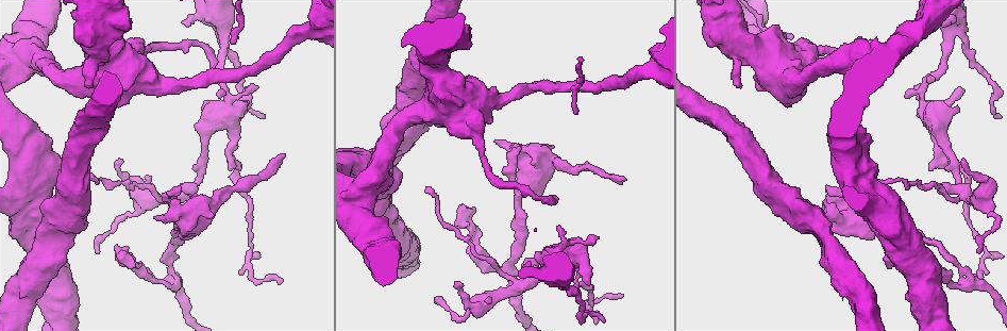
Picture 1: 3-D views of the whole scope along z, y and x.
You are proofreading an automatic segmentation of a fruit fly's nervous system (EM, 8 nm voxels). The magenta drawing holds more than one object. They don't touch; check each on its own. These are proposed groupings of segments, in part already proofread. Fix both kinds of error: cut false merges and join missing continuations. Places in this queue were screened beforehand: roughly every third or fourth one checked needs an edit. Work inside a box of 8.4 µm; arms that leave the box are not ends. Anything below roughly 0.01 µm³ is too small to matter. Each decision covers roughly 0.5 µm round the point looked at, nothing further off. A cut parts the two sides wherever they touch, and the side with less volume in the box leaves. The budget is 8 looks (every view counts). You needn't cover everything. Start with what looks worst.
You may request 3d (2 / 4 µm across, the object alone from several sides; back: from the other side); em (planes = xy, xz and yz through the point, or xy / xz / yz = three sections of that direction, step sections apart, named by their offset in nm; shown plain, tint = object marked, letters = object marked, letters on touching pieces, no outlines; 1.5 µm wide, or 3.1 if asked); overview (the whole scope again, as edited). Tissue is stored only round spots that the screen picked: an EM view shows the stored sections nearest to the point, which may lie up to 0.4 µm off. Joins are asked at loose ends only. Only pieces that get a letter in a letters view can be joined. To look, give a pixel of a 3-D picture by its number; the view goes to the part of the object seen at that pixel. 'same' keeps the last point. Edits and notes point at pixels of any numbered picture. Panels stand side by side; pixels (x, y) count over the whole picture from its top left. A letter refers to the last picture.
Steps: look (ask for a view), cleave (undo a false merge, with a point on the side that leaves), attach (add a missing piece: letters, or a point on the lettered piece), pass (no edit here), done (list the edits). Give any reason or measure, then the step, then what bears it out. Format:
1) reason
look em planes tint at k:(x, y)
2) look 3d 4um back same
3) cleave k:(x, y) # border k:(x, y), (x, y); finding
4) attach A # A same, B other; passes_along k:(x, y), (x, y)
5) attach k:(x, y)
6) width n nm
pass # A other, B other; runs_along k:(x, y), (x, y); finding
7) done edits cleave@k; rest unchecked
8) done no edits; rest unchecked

abrupt turn
look em planes letters at 1:(174, 282)

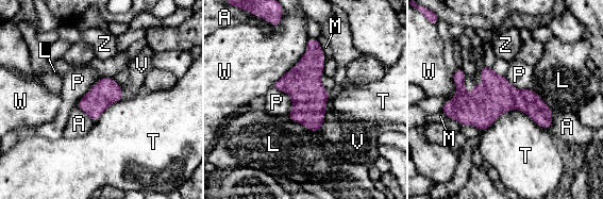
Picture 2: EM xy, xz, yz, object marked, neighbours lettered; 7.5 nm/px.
width 200 nm
pass # A other, L other, M other, P other, T other, V other, W other, Z other; runs_along 2:(445, 109), (525, 102), (548, 125); continuous, no second neuron

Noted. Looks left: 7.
end of a long branch
look em xy step 8 tint at 1:(551, 200)

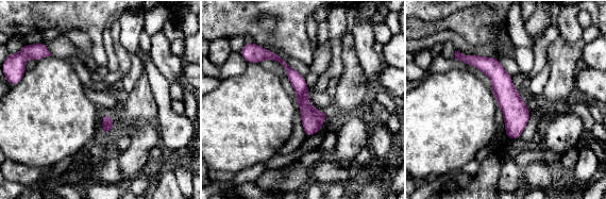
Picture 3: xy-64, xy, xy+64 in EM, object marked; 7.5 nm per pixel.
cut it another way
look em planes letters same

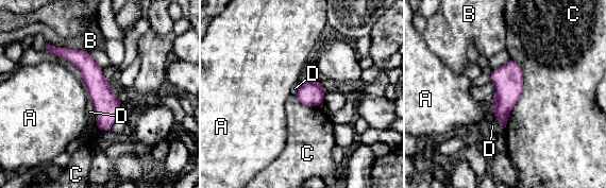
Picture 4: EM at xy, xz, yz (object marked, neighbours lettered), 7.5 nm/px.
pass # A other, B other, C other, D other; runs_along 4:(53, 50), (93, 74), (105, 129); none of them fits

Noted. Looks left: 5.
tapers out
look 3d 2um at 1:(622, 296)

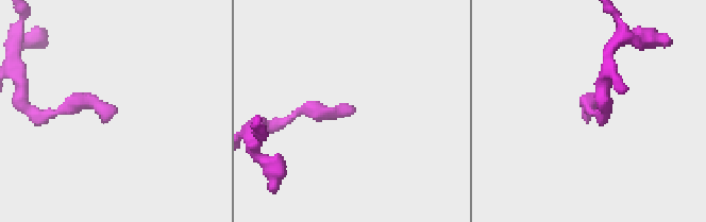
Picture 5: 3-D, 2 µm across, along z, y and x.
now the EM
look em yz step 8 tint at 5:(117, 110)

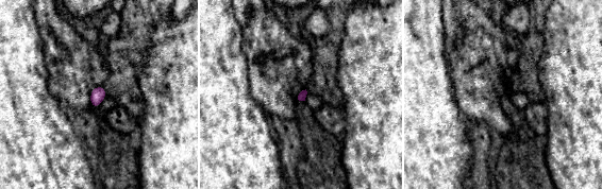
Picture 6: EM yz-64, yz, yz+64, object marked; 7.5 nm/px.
look em planes letters same

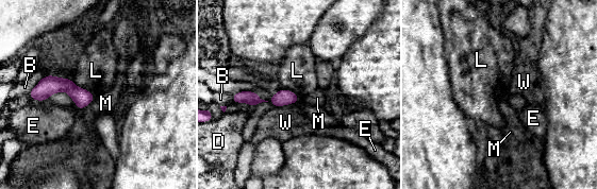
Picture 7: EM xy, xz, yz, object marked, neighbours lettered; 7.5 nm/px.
pass # B other, D other, E other, L other, M other, W other; border 7:(70, 79), (95, 97); none of them fits

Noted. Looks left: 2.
done no edits; rest unchecked

